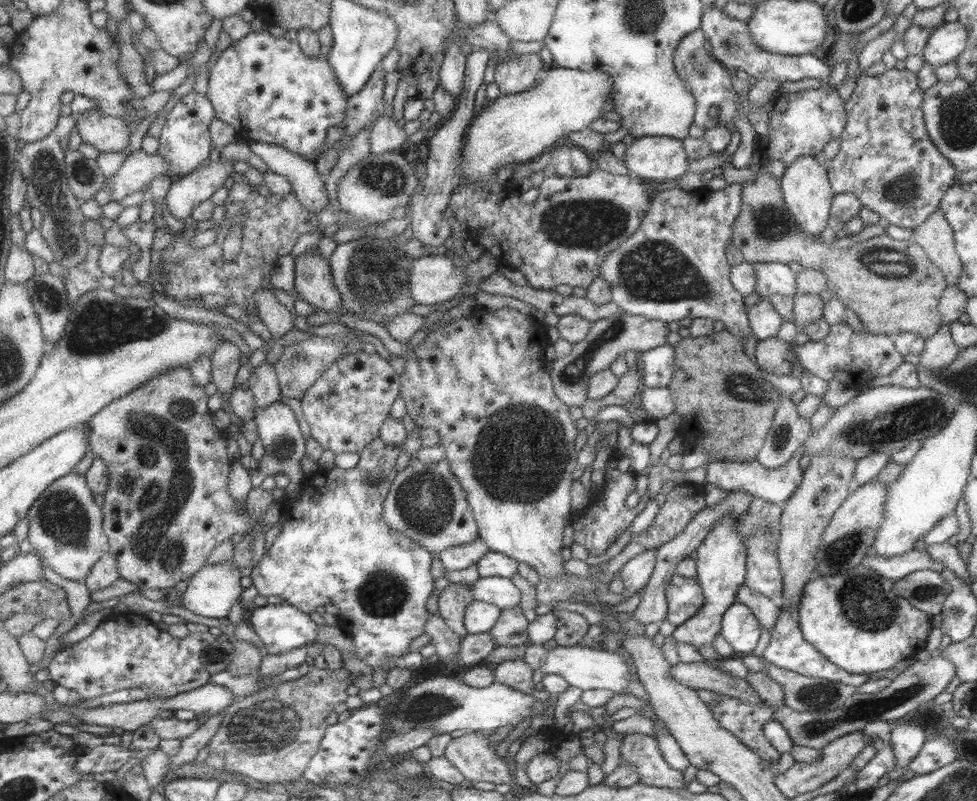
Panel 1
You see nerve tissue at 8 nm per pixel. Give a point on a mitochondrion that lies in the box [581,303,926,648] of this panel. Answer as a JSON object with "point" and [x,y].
{"point":[872,614]}

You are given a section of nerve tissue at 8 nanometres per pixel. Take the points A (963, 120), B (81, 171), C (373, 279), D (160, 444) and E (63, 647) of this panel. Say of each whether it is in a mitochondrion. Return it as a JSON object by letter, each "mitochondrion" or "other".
{"A":"mitochondrion","B":"mitochondrion","C":"mitochondrion","D":"mitochondrion","E":"other"}

